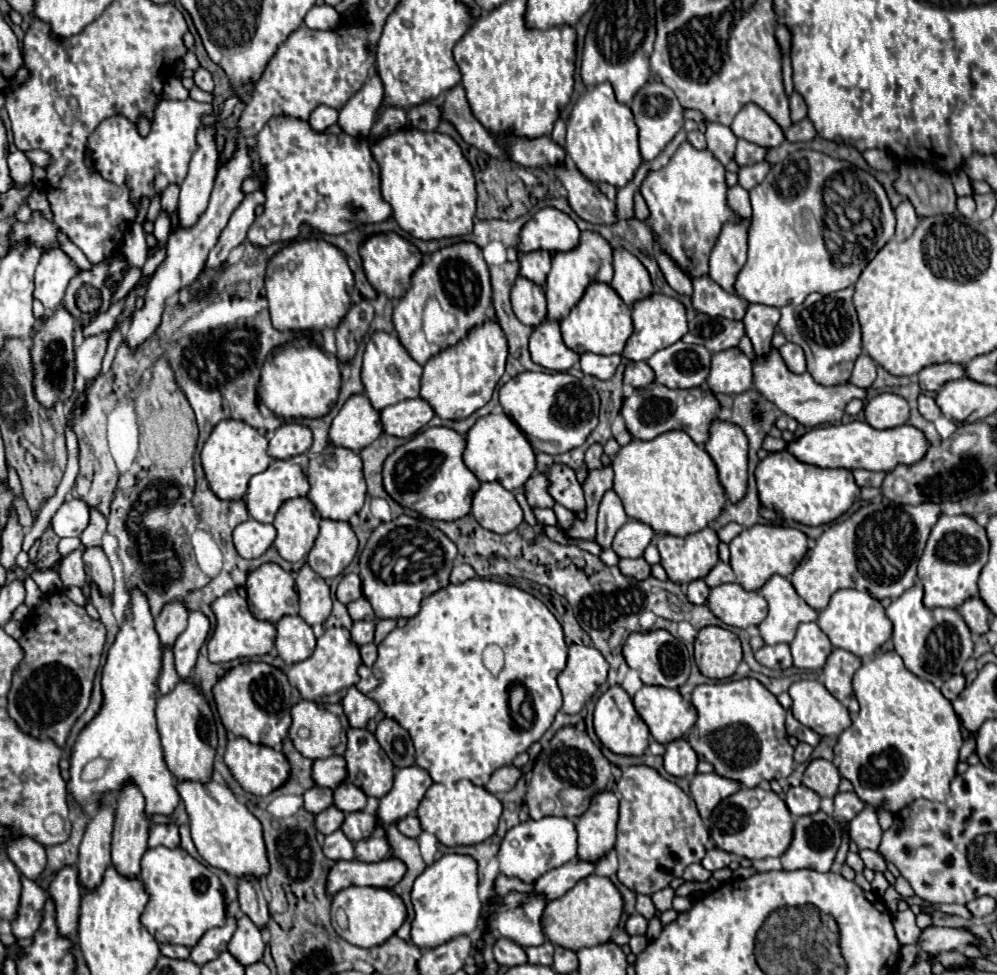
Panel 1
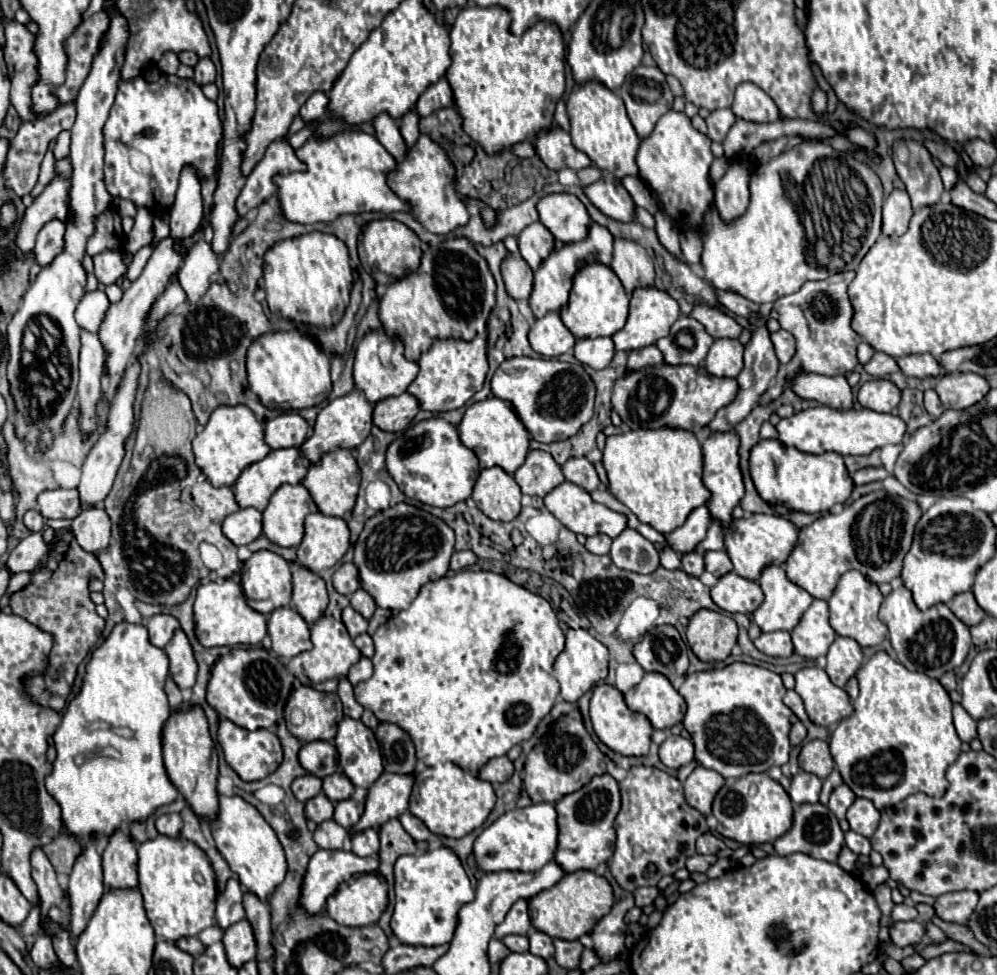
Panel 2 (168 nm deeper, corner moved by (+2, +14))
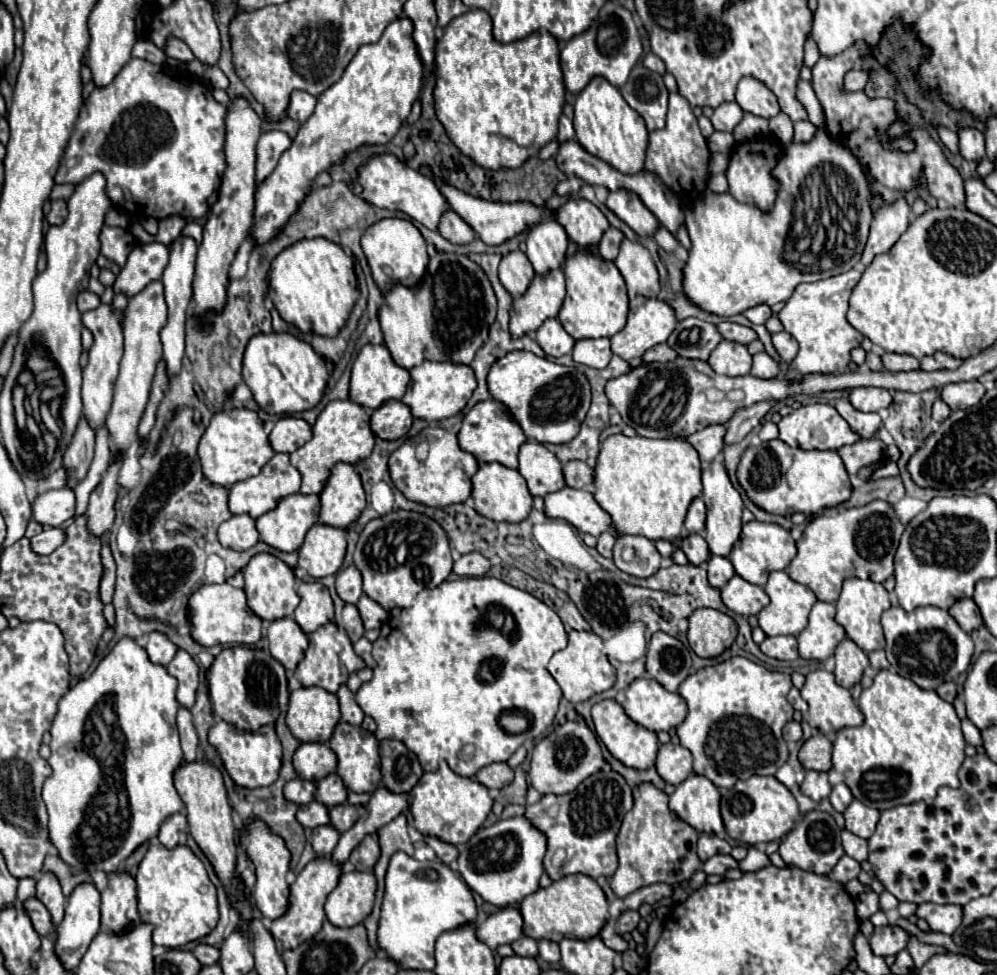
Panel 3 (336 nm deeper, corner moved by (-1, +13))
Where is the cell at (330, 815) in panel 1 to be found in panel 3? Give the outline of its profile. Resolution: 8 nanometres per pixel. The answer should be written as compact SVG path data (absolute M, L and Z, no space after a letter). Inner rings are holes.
M311 801L307 805L301 805L299 811L297 811L297 821L303 825L303 827L321 827L321 825L327 825L329 823L329 809L323 805L323 803L317 803L317 801Z

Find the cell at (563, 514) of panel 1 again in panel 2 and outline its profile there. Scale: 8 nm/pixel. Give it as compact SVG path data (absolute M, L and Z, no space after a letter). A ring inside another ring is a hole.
M564 482L562 486L554 488L546 498L544 498L544 504L546 508L566 526L570 528L572 532L576 534L584 534L584 536L594 536L598 532L610 536L610 538L616 538L626 526L628 526L628 518L620 512L614 512L602 504L596 504L592 502L590 494L586 490L582 490L580 486L572 484L572 482Z

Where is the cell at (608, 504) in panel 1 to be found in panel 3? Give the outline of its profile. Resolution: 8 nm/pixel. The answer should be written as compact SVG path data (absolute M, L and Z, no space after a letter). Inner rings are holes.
M599 537L597 541L597 551L603 557L611 557L613 555L613 545L615 545L615 537Z

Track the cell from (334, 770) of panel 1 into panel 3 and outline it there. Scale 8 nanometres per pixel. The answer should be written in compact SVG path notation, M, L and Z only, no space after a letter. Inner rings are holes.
M301 743L293 755L293 767L297 771L297 775L305 781L313 781L319 783L323 777L335 773L337 769L337 757L333 755L333 749L327 743Z

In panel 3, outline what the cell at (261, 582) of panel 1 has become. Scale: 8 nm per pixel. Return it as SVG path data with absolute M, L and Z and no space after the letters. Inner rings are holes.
M257 553L243 571L245 575L245 595L249 609L265 621L277 621L283 617L293 617L295 607L299 605L299 595L295 593L295 577L291 567L287 567L279 557L271 553Z

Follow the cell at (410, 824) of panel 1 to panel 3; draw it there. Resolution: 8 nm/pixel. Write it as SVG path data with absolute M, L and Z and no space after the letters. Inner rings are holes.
M423 837L425 839L425 843L437 853L437 857L445 863L445 865L449 865L449 863L453 863L453 861L457 861L457 855L459 855L459 851L457 851L457 847L455 845L449 845L449 843L443 843L443 841L439 841L439 839L435 839L435 837Z

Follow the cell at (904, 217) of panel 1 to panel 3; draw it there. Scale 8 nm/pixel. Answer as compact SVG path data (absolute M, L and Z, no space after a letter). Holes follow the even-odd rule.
M905 199L885 205L885 207L881 207L881 211L877 211L873 215L869 241L867 241L867 245L863 249L863 257L861 257L861 263L865 267L871 265L875 255L887 253L897 243L901 233L909 227L909 215L911 215L911 209Z

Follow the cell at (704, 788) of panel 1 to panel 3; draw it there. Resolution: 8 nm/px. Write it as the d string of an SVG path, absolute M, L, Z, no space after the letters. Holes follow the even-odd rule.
M691 775L669 797L669 809L681 821L689 823L699 833L721 833L723 819L719 811L721 795L717 787L703 775Z

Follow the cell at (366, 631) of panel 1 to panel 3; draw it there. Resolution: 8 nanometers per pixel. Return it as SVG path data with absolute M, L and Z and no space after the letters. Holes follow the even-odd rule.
M355 605L343 607L343 627L345 627L351 643L355 643L357 639L363 637L365 629L363 629L363 623L361 623L361 617L359 617L359 611Z

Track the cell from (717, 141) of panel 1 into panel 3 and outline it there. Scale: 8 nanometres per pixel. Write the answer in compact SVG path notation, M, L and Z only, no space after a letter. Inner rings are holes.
M737 101L731 103L721 103L713 115L711 115L711 123L717 131L733 131L733 127L741 121L743 117L743 109L737 105Z

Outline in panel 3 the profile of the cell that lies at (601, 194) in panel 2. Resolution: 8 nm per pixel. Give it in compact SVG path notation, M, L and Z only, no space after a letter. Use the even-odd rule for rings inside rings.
M625 189L613 191L609 193L607 199L607 207L619 217L623 219L637 235L641 237L653 237L655 231L659 229L659 219L643 205L643 201Z

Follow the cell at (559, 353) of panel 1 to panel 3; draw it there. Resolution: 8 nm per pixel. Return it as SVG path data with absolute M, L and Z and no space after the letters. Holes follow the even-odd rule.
M547 319L537 329L537 343L539 343L539 347L547 355L551 355L551 357L563 357L563 355L567 355L573 349L575 339L563 329L563 325L559 323L559 319Z

